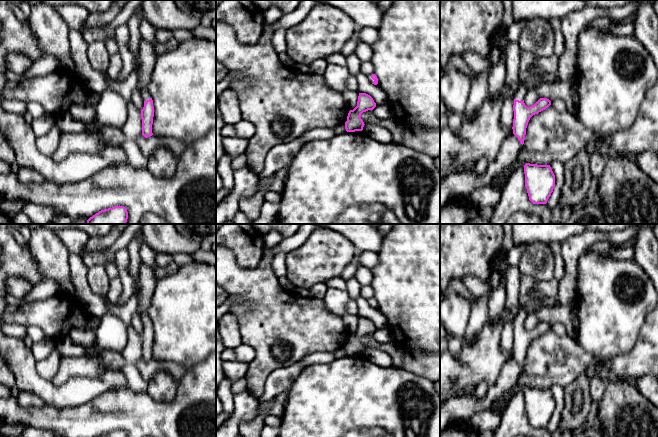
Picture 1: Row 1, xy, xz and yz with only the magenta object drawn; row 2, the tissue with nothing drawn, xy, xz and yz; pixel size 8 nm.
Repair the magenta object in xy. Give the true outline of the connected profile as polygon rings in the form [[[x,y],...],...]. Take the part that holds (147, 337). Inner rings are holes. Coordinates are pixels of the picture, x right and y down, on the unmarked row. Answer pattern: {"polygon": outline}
{"polygon": [[[148,311],[143,312],[140,317],[144,323],[144,331],[141,334],[142,359],[145,362],[148,362],[153,359],[152,357],[152,348],[154,341],[153,324],[148,316]]]}

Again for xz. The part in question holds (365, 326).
{"polygon": [[[359,317],[357,330],[350,334],[345,346],[345,353],[347,356],[362,355],[364,346],[361,343],[361,338],[368,334],[373,334],[376,331],[376,327],[373,322],[366,317]]]}

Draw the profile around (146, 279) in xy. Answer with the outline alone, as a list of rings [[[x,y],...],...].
[[[141,263],[138,271],[138,284],[140,286],[140,294],[138,296],[137,313],[141,316],[143,312],[148,311],[152,296],[156,286],[156,278],[154,269]]]

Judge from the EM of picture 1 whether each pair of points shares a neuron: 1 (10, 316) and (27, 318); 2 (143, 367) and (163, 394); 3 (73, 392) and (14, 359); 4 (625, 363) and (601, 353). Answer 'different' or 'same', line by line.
1: same
2: different
3: same
4: different

